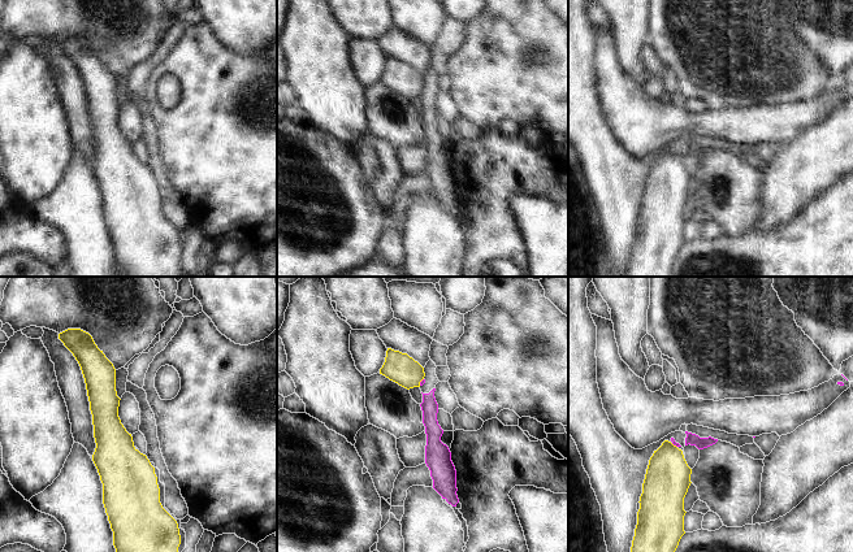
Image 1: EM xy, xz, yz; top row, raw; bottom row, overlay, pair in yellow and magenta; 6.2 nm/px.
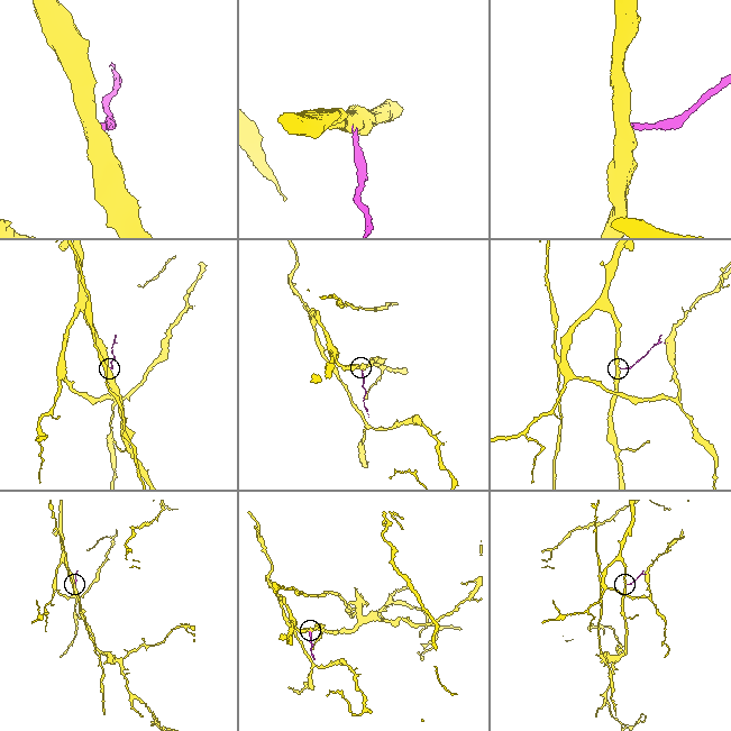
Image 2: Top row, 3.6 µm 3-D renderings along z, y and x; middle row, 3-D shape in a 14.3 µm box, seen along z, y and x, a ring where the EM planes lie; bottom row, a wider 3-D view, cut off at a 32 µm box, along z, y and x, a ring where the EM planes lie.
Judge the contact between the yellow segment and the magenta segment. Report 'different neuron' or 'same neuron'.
different neuron

